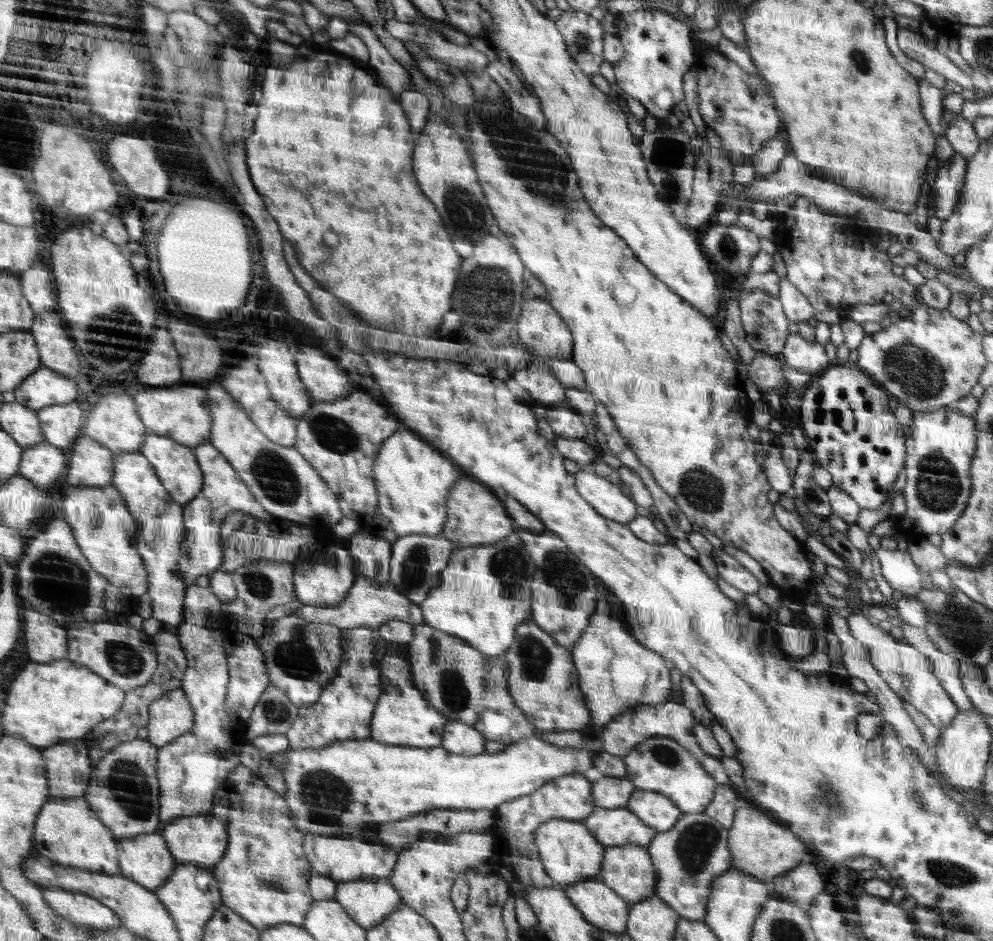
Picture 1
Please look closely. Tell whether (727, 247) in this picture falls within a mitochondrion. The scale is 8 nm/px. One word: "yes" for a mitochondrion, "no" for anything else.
yes

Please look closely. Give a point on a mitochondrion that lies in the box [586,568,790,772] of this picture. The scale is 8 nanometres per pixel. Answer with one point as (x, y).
(664, 756)

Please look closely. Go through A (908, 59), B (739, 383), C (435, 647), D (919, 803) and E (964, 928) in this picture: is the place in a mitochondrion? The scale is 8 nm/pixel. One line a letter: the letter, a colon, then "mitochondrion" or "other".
A: other
B: other
C: mitochondrion
D: mitochondrion
E: other

